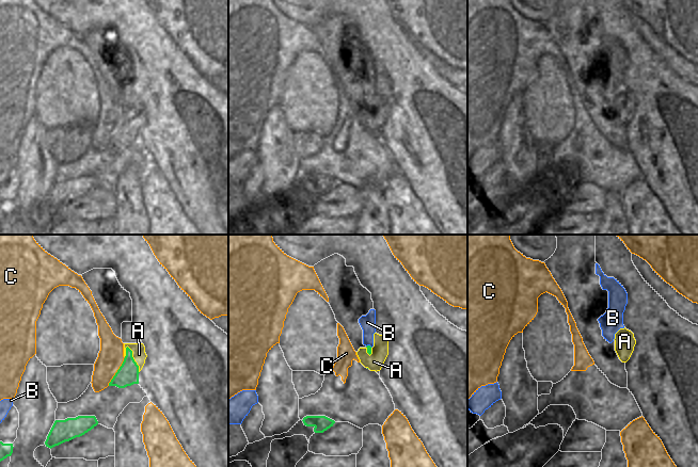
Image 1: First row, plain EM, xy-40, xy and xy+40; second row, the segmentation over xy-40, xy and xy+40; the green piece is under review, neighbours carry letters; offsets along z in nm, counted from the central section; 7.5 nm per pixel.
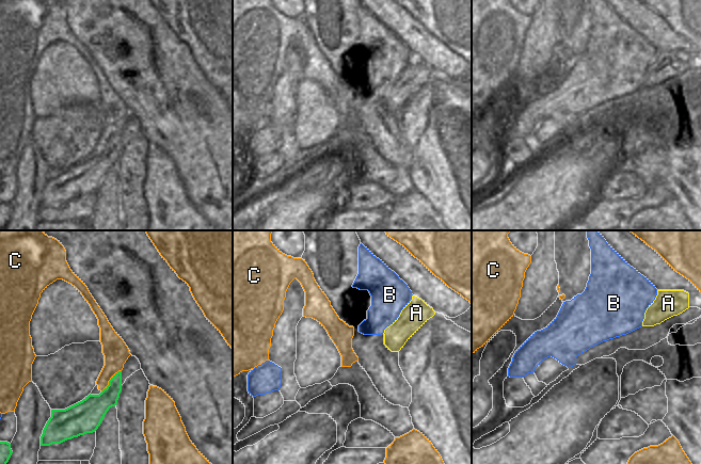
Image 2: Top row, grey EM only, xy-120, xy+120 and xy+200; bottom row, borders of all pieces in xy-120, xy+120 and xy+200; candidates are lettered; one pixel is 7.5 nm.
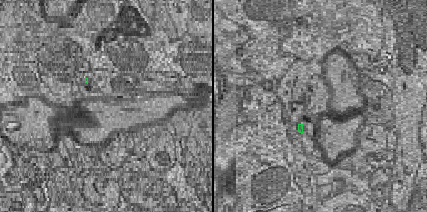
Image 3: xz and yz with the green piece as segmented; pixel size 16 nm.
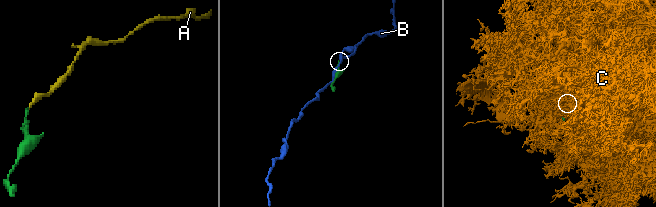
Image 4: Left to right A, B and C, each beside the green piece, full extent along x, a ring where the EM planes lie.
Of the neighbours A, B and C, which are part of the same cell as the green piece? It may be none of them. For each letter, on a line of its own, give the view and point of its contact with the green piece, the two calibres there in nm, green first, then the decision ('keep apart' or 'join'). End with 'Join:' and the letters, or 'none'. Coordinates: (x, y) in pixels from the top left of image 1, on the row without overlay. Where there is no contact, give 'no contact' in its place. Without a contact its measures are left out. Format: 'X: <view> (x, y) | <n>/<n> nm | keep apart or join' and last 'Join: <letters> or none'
A: xy-40 (133, 121) | 160/100 nm | join
B: xy (369, 107) | 30/120 nm | keep apart
C: xy-40 (117, 132) | 160/190 nm | keep apart
Join: A

